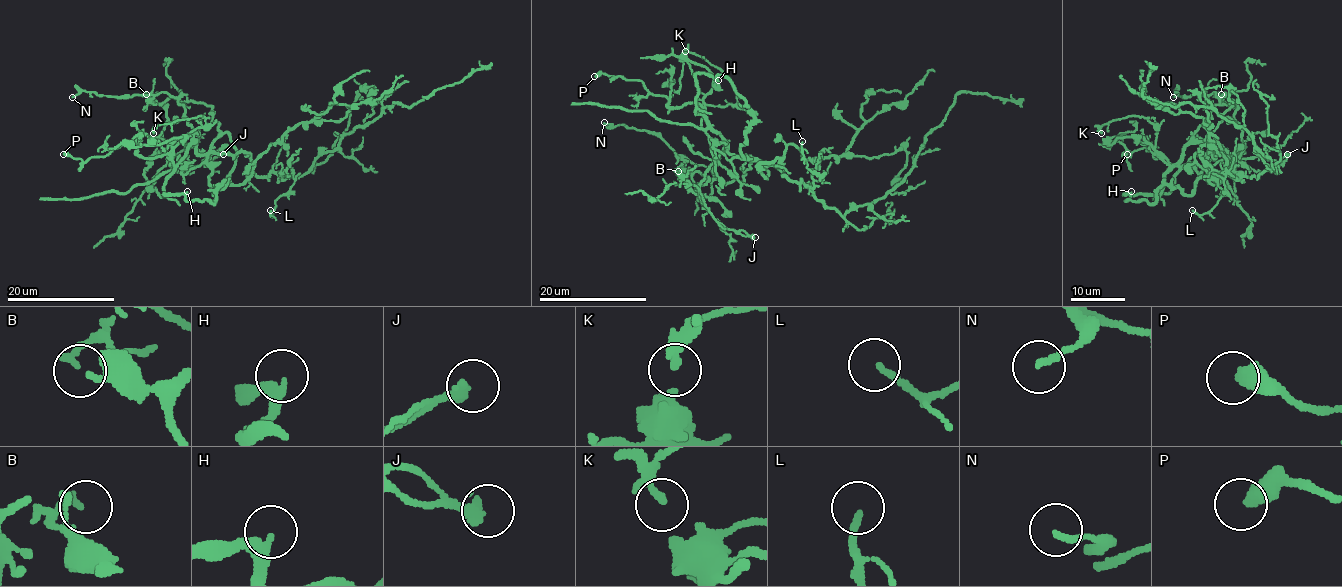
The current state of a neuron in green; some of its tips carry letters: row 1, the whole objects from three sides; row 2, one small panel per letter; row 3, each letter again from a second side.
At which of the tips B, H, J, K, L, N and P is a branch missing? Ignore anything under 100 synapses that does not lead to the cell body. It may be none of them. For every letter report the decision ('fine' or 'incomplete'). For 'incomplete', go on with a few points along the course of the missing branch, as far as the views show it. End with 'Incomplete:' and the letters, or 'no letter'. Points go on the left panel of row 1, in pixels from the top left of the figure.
B: fine
H: fine
J: fine
K: fine
L: fine
N: fine
P: fine
Incomplete: no letter

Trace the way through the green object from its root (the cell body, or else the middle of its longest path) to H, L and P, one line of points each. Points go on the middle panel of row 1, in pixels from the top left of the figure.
H: (773, 165), (738, 157), (742, 159), (741, 145), (745, 144), (753, 113), (726, 78), (718, 75), (718, 80)
L: (773, 165), (788, 179), (811, 188), (814, 180), (822, 180), (826, 173), (814, 173), (807, 167), (802, 141)
P: (773, 165), (730, 155), (695, 102), (670, 107), (664, 95), (654, 95), (640, 80), (594, 76)

